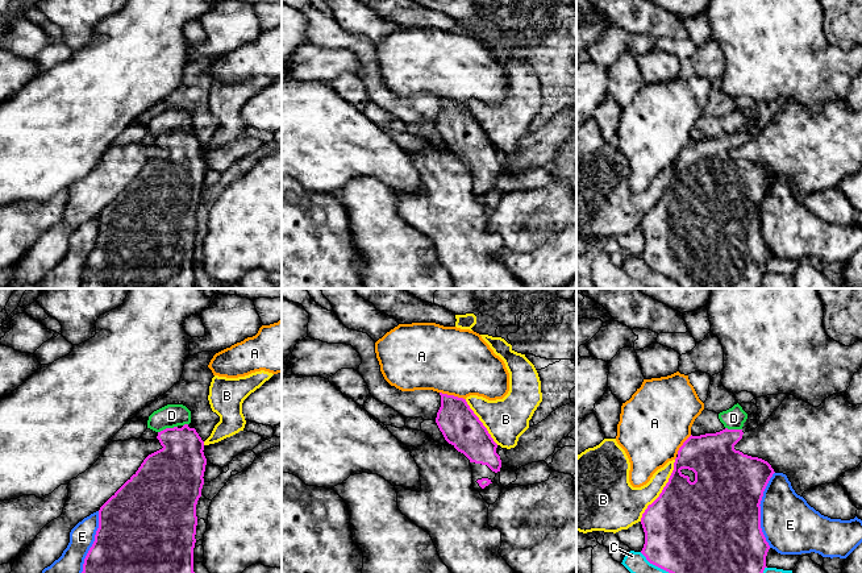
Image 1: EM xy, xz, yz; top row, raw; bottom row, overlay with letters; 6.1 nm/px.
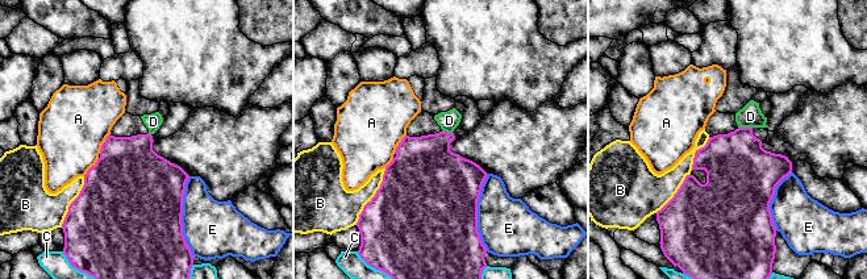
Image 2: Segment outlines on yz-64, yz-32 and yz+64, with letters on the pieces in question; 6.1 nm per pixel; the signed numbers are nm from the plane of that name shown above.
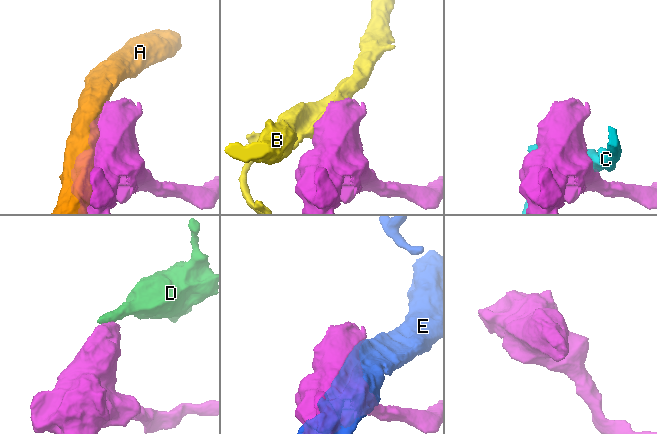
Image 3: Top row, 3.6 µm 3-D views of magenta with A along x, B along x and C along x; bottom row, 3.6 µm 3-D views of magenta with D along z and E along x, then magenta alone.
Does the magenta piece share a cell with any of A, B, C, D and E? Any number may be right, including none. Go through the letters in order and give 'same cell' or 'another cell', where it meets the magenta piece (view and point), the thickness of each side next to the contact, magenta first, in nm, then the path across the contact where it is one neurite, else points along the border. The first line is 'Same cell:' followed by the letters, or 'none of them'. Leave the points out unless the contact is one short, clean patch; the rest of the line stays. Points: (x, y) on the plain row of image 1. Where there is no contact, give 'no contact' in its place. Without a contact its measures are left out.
Same cell: none of them
A: another cell; contact xz (453, 100); calibres 240 and 420 nm
B: another cell; contact yz (662, 195); calibres 480 and 260 nm
C: another cell; contact yz (661, 273); calibres 500 and 160 nm
D: another cell; contact xy (167, 133); calibres 320 and 140 nm; border xy (177, 131), (158, 137)
E: another cell; contact yz (760, 215); calibres 500 and 340 nm

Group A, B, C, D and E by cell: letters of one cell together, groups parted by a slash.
A / B / C / D / E

